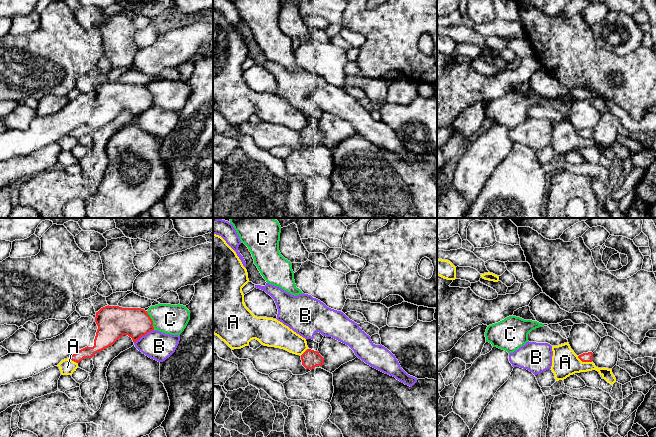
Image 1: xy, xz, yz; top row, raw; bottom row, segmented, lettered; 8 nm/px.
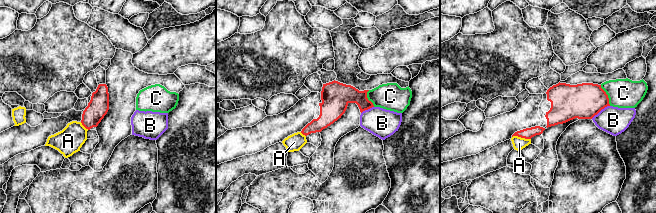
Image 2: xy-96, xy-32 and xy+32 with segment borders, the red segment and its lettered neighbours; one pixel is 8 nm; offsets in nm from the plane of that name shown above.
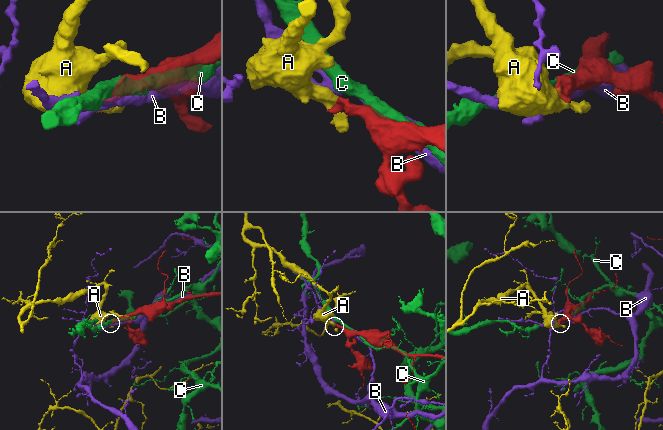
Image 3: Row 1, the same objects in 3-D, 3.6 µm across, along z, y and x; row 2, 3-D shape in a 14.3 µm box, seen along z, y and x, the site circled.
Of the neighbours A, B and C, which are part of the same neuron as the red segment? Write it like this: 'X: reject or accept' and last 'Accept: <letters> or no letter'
A: reject
B: reject
C: reject
Accept: no letter

